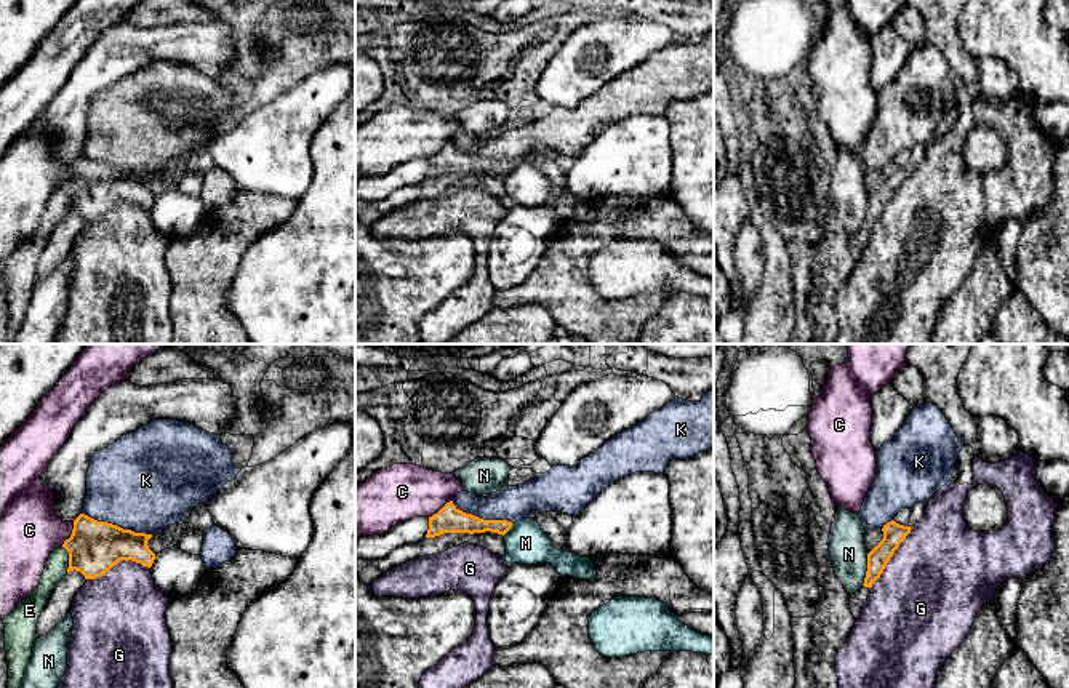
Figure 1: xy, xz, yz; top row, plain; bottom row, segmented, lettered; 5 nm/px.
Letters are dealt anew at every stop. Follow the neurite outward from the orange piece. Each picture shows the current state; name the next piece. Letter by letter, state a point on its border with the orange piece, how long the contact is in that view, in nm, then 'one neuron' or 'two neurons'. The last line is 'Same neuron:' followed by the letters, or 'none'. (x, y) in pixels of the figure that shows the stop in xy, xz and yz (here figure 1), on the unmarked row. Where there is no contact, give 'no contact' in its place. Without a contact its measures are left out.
C: meets orange in xy at (72, 175); contact 140 nm long; two neurons
E: meets orange in xy at (69, 200); contact 140 nm long; one neuron
G: meets orange in xy at (117, 204); contact 320 nm long; two neurons
K: meets orange in xy at (116, 167); contact 380 nm long; two neurons
M: meets orange in xz at (508, 172); contact 80 nm long; two neurons
N: meets orange in yz at (868, 210); contact 170 nm long; two neurons
Same neuron: E

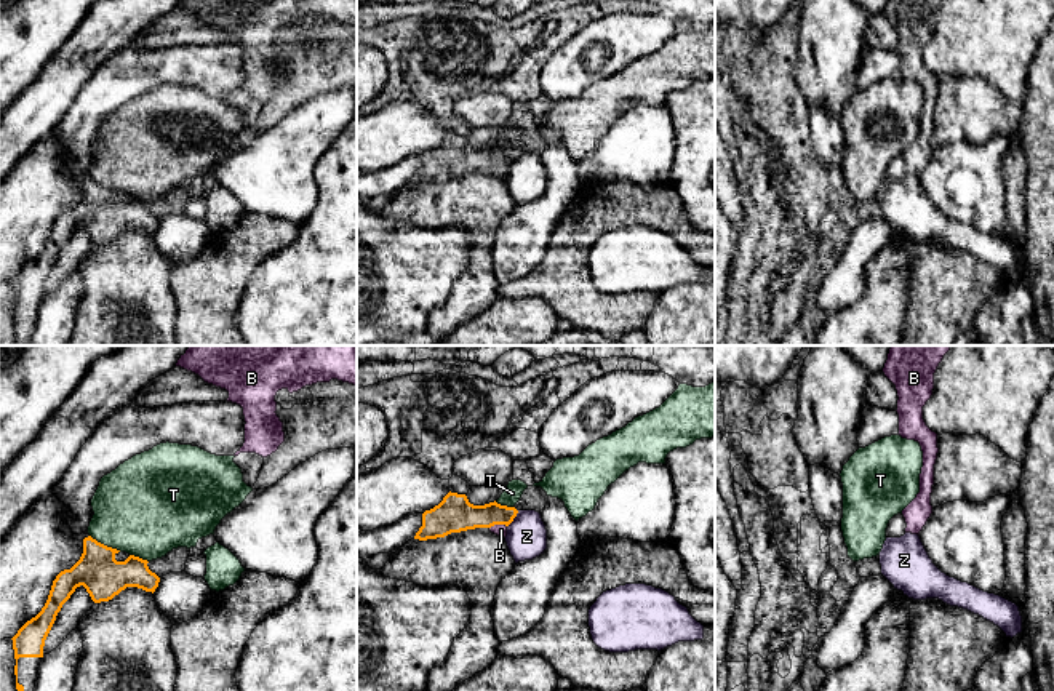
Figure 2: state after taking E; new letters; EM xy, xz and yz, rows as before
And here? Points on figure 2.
B: meets orange in xz at (498, 165); contact 90 nm long; one neuron
T: meets orange in xy at (106, 187); contact 180 nm long; two neurons
Z: meets orange in xz at (514, 159); contact 110 nm long; two neurons
Same neuron: B

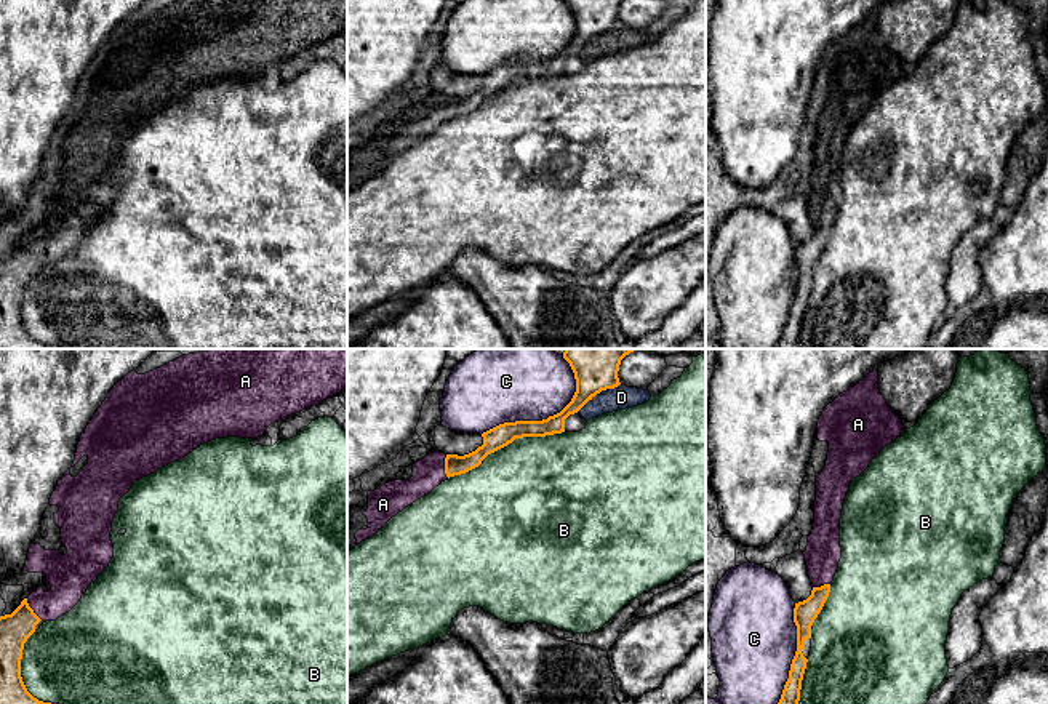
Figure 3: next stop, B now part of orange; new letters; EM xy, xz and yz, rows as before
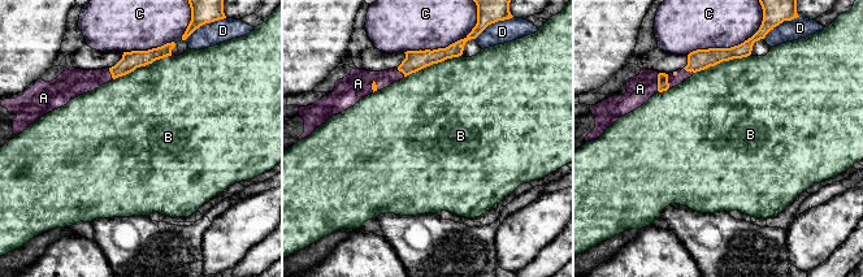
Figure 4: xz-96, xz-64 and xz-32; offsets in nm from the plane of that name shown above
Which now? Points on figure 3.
A: meets orange in xz at (445, 108); contact 120 nm long; two neurons
B: meets orange in xz at (506, 87); contact 650 nm long; two neurons
C: meets orange in xz at (543, 61); contact 600 nm long; two neurons
D: meets orange in xz at (597, 34); contact 260 nm long; two neurons
Same neuron: none

